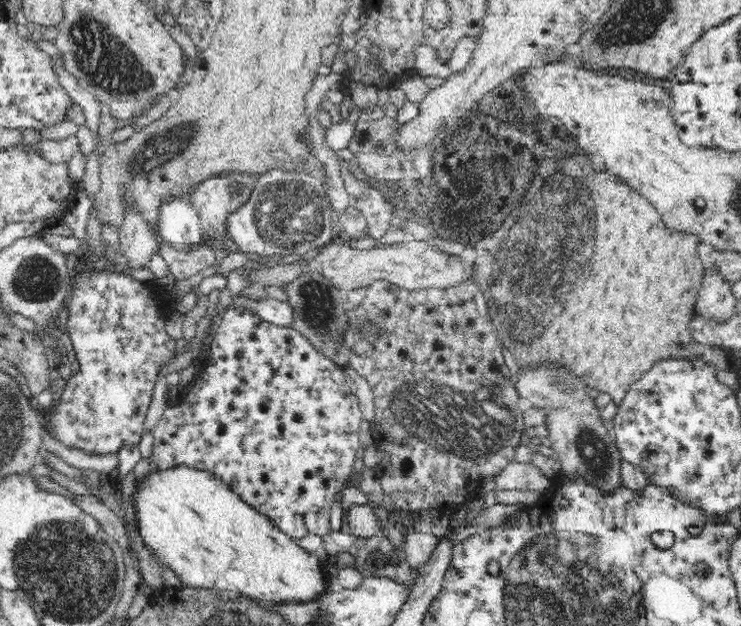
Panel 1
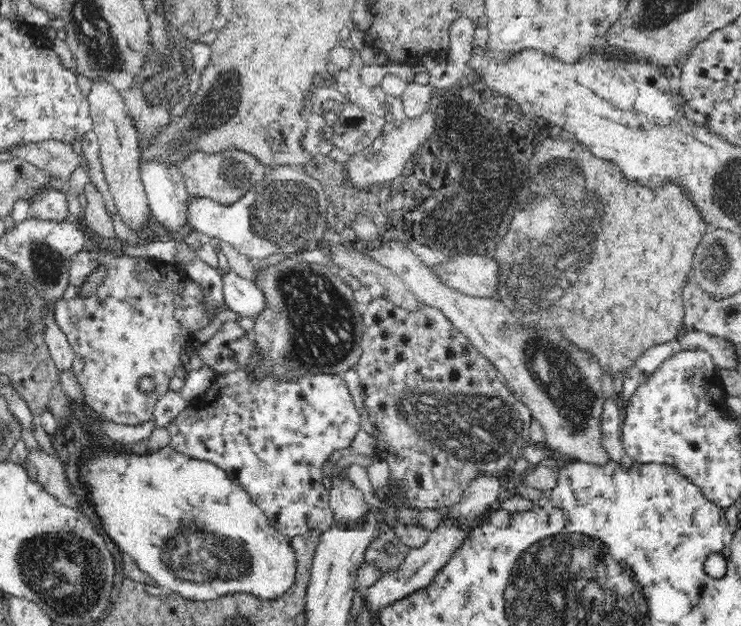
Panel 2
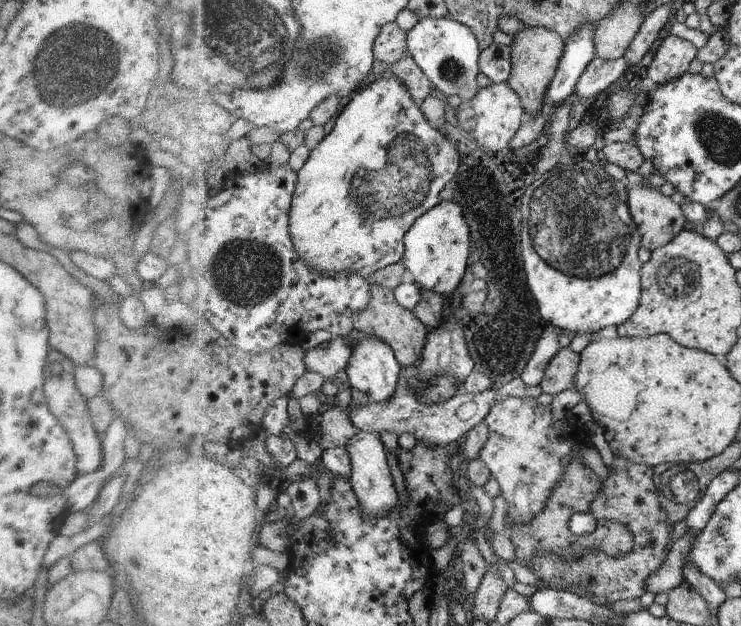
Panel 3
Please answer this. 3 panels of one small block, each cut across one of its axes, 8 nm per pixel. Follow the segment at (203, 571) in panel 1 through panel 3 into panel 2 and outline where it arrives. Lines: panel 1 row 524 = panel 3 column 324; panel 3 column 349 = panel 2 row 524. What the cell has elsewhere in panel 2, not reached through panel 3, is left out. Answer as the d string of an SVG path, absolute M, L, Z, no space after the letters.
M169 446L154 453L146 453L143 456L120 452L120 449L114 447L111 447L109 451L106 448L102 452L94 452L90 448L89 453L86 451L83 454L80 462L79 480L83 486L86 486L92 504L102 519L102 526L108 536L116 542L123 553L129 554L138 567L154 579L164 591L182 594L187 600L192 601L214 600L222 598L224 595L244 593L258 599L258 601L266 602L281 598L297 582L298 557L292 546L291 538L280 534L278 529L272 526L268 515L251 501L249 494L235 481L230 480L223 470L210 462L188 458L174 452Z

